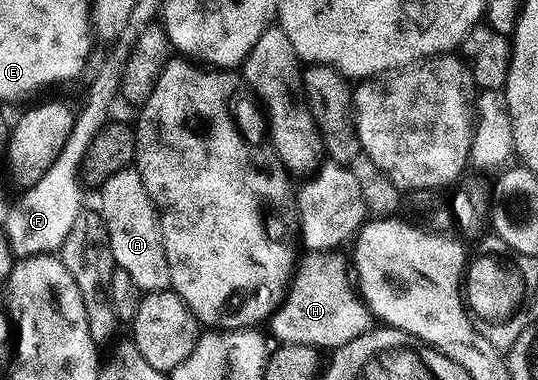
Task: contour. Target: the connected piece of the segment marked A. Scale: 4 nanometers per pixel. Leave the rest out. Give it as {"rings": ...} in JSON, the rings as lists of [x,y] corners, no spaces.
{"rings":[[[134,168],[114,172],[110,180],[98,187],[98,194],[98,213],[104,222],[107,244],[117,267],[130,276],[141,292],[167,289],[171,282],[168,261],[162,248],[160,216],[146,192],[146,184],[142,184],[140,173]]]}

